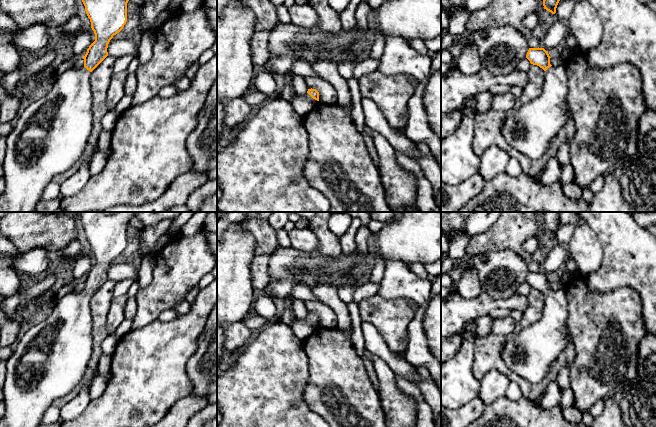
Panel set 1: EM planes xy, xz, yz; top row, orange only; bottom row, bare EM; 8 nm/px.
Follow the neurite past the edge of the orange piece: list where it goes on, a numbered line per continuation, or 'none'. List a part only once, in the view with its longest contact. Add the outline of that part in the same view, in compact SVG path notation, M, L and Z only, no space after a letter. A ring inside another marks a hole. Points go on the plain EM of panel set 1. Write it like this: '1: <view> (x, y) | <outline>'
1: xz (303, 328) | M295 317L291 328L296 337L305 341L320 327L319 325L313 323L308 317L305 319L298 319Z

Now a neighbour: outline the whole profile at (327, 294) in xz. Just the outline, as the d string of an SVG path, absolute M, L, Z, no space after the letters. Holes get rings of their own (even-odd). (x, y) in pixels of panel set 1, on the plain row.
M317 285L311 287L311 291L317 301L320 301L334 311L337 316L337 327L344 330L352 330L348 306L340 299L338 289L335 286Z

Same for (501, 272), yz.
M489 250L469 259L478 272L480 288L493 299L507 299L529 274L526 262L512 250Z

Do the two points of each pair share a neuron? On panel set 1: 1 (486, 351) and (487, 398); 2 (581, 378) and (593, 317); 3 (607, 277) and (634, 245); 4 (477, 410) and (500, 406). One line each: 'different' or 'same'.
1: different
2: same
3: same
4: different

